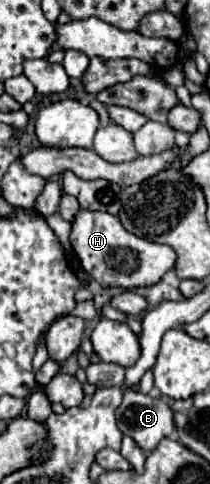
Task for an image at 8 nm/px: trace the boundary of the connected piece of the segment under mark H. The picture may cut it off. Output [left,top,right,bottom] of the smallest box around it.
[69,210,175,286]

